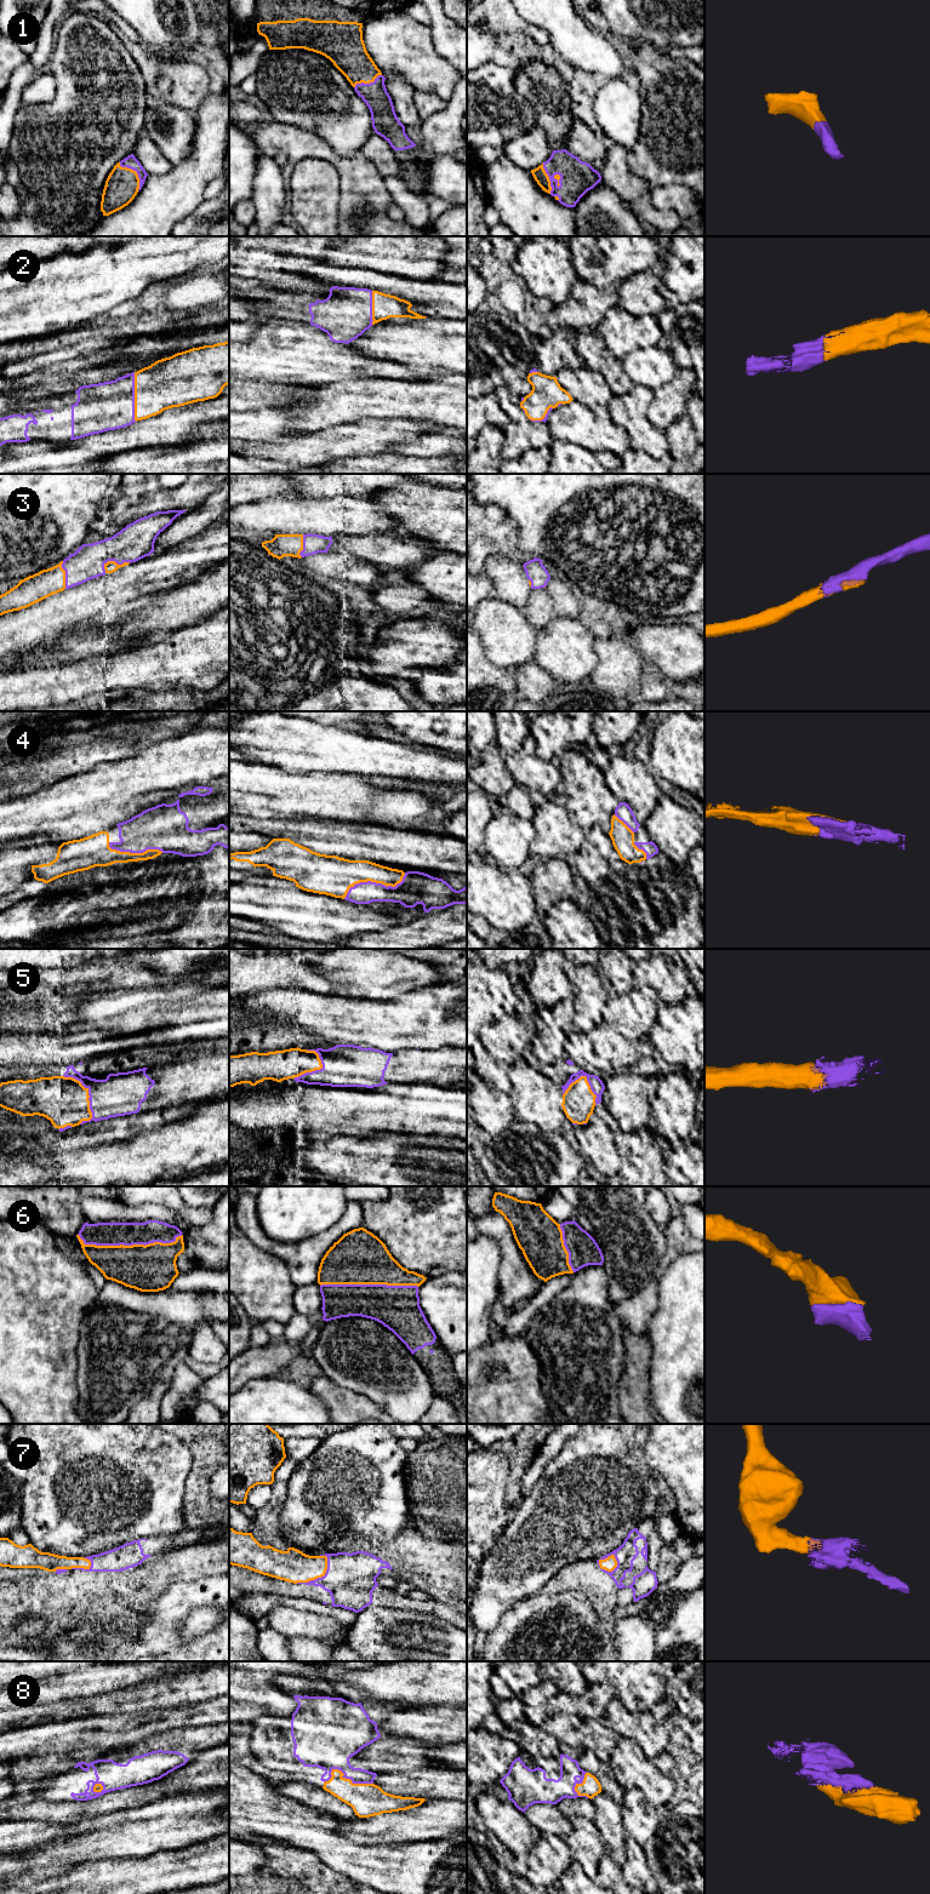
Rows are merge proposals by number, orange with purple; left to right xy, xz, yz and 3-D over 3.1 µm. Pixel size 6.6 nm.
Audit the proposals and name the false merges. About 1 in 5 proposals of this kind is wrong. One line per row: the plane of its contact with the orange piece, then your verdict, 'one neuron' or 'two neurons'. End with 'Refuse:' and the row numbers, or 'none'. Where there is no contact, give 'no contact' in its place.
1: contact in xy; one neuron
2: contact in xy; one neuron
3: contact in xy; one neuron
4: contact in xz; one neuron
5: contact in xy; one neuron
6: contact in xy; one neuron
7: contact in xz; one neuron
8: contact in xz; one neuron
Refuse: none

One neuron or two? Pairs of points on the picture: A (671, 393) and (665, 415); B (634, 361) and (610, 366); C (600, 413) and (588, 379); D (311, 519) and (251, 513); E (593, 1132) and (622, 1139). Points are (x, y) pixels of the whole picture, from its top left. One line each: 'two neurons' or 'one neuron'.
A: one neuron
B: two neurons
C: one neuron
D: one neuron
E: two neurons

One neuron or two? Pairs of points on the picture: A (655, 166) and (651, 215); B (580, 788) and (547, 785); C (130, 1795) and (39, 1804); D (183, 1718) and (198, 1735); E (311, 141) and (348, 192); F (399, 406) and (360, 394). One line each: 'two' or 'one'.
A: two
B: two
C: one
D: two
E: one
F: one

